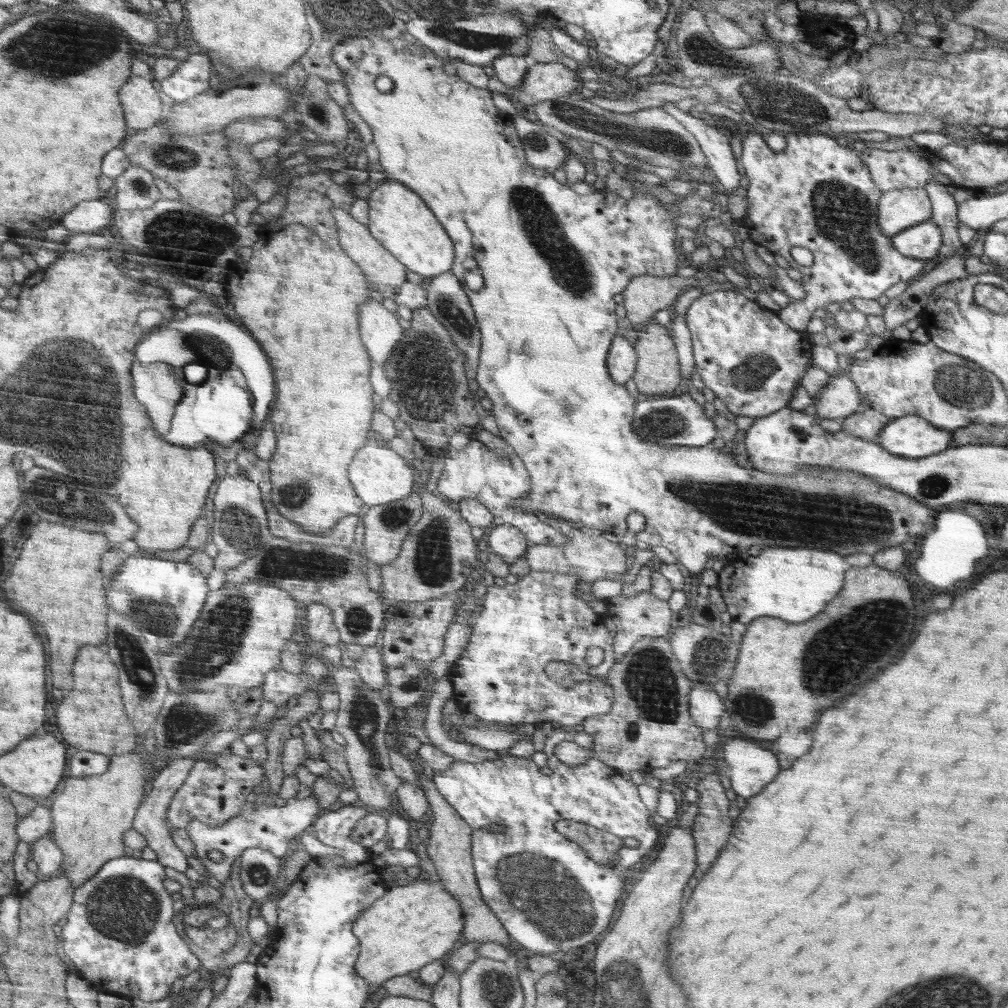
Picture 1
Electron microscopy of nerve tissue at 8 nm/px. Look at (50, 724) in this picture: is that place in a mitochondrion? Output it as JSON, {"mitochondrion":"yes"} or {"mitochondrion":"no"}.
{"mitochondrion":"no"}

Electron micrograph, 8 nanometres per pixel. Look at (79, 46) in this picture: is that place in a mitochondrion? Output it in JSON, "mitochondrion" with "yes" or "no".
{"mitochondrion":"yes"}

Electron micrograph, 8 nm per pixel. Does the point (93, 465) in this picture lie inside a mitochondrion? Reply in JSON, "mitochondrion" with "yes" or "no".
{"mitochondrion":"yes"}

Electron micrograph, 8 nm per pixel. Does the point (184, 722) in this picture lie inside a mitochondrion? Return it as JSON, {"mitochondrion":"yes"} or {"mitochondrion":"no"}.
{"mitochondrion":"yes"}

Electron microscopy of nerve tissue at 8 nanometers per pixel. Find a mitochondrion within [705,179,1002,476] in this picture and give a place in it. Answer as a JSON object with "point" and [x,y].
{"point":[963,387]}

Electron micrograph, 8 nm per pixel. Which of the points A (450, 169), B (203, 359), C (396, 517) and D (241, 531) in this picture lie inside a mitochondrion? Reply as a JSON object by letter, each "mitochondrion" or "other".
{"A":"other","B":"other","C":"mitochondrion","D":"mitochondrion"}

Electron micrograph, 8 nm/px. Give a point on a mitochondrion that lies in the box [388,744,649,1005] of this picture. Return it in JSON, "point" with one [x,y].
{"point":[552,901]}

